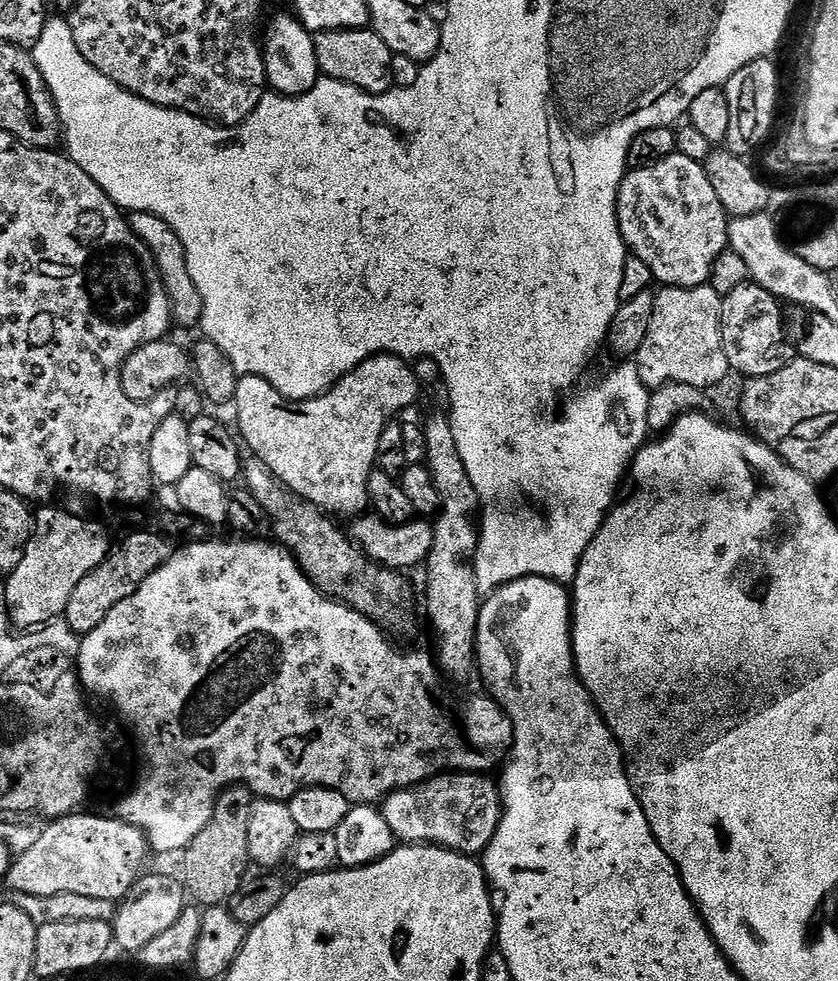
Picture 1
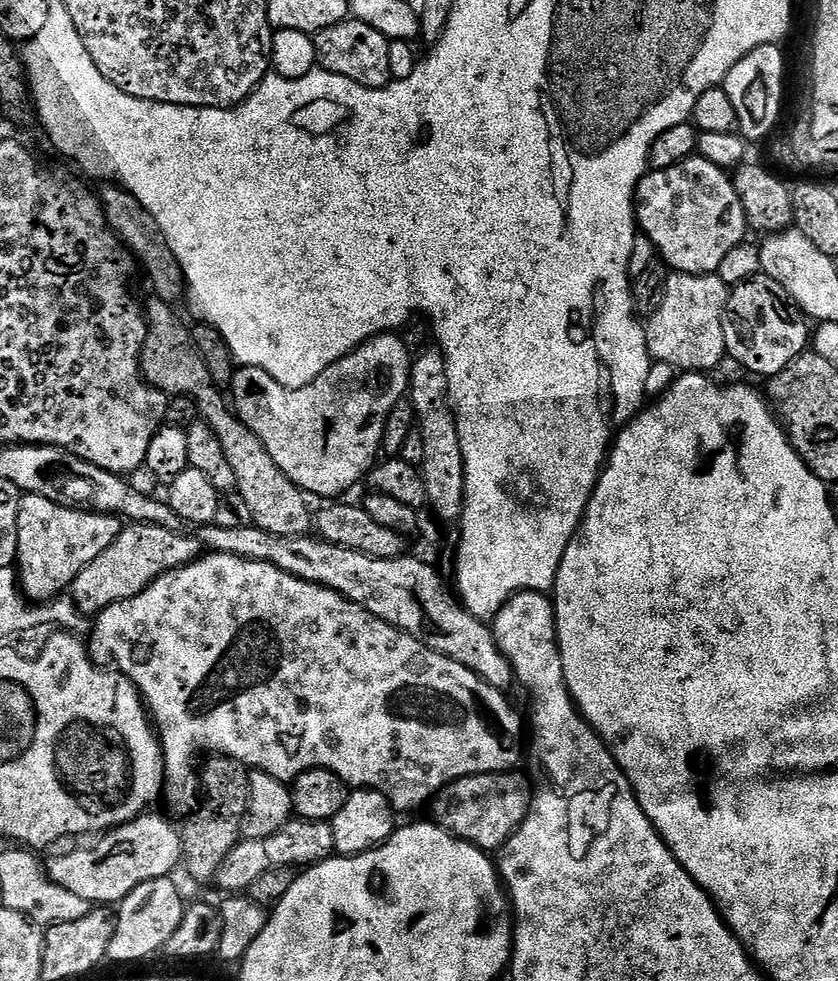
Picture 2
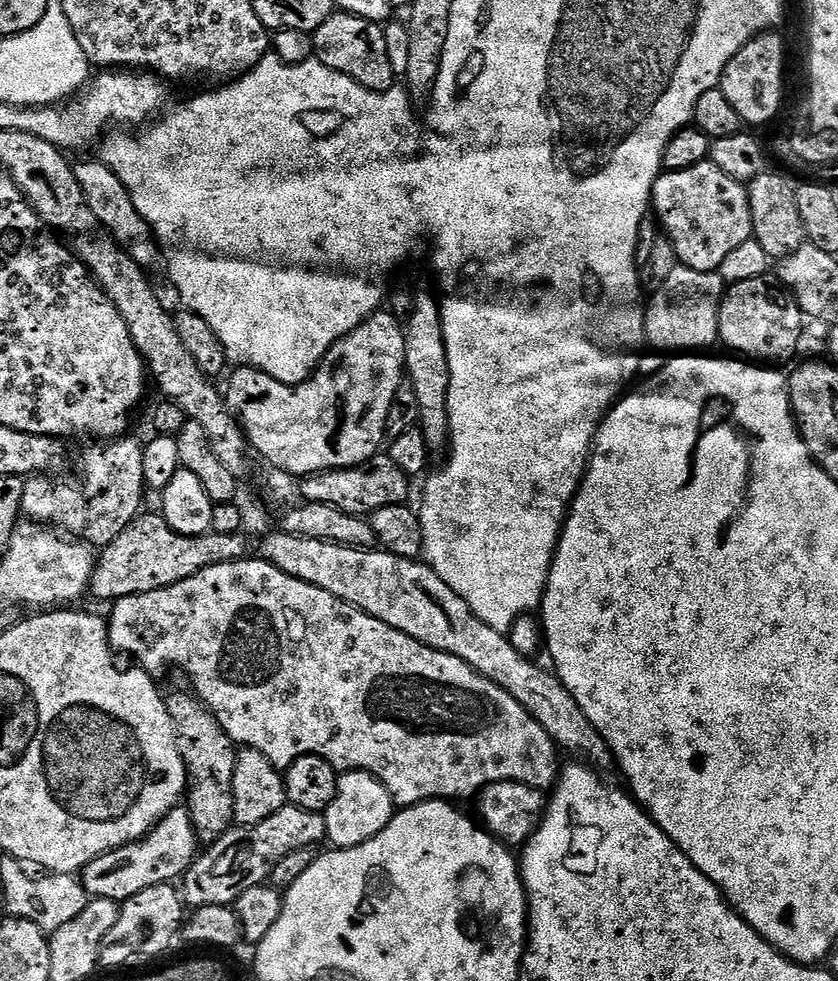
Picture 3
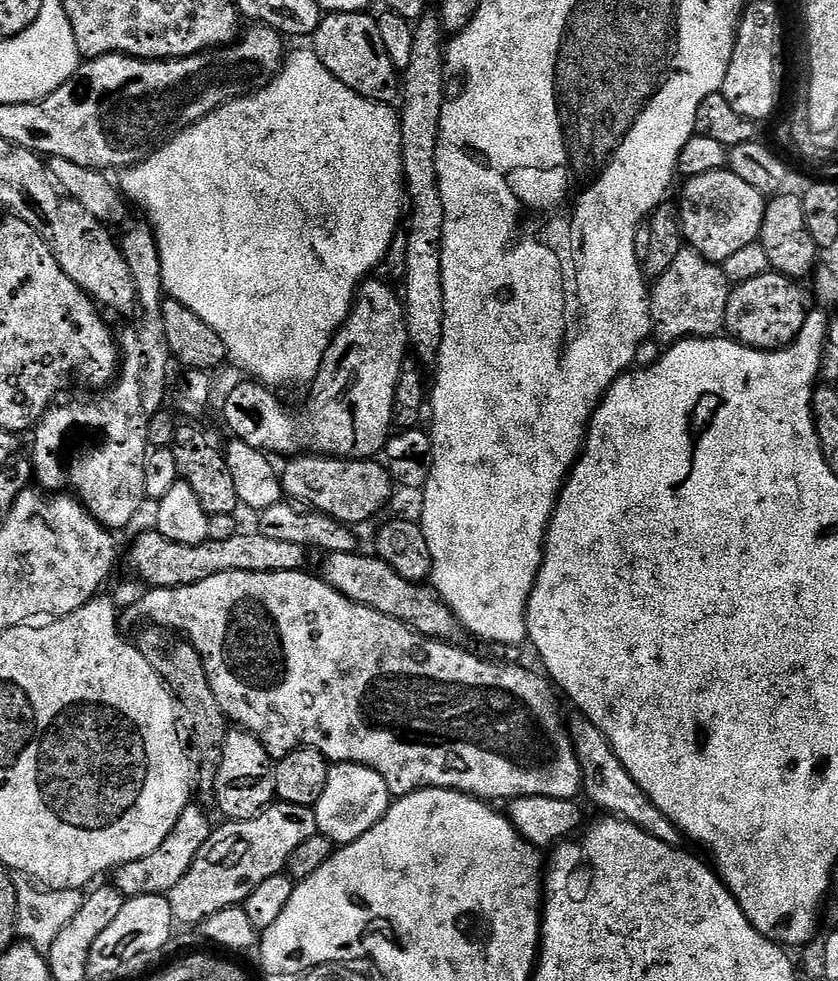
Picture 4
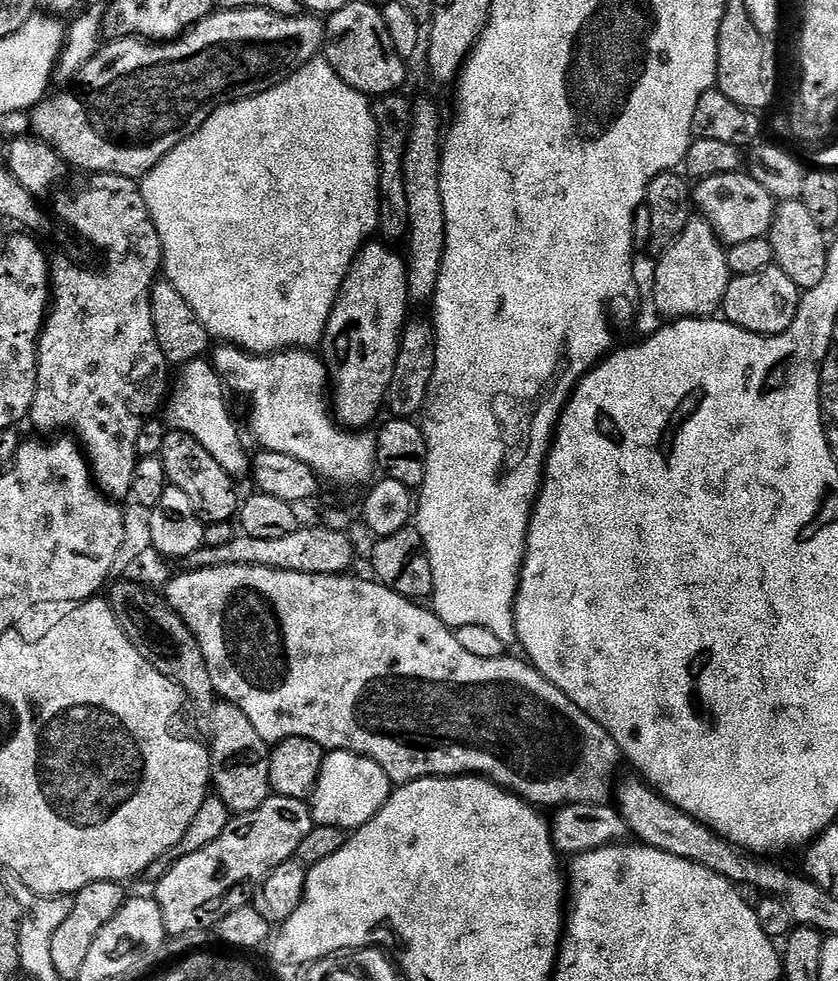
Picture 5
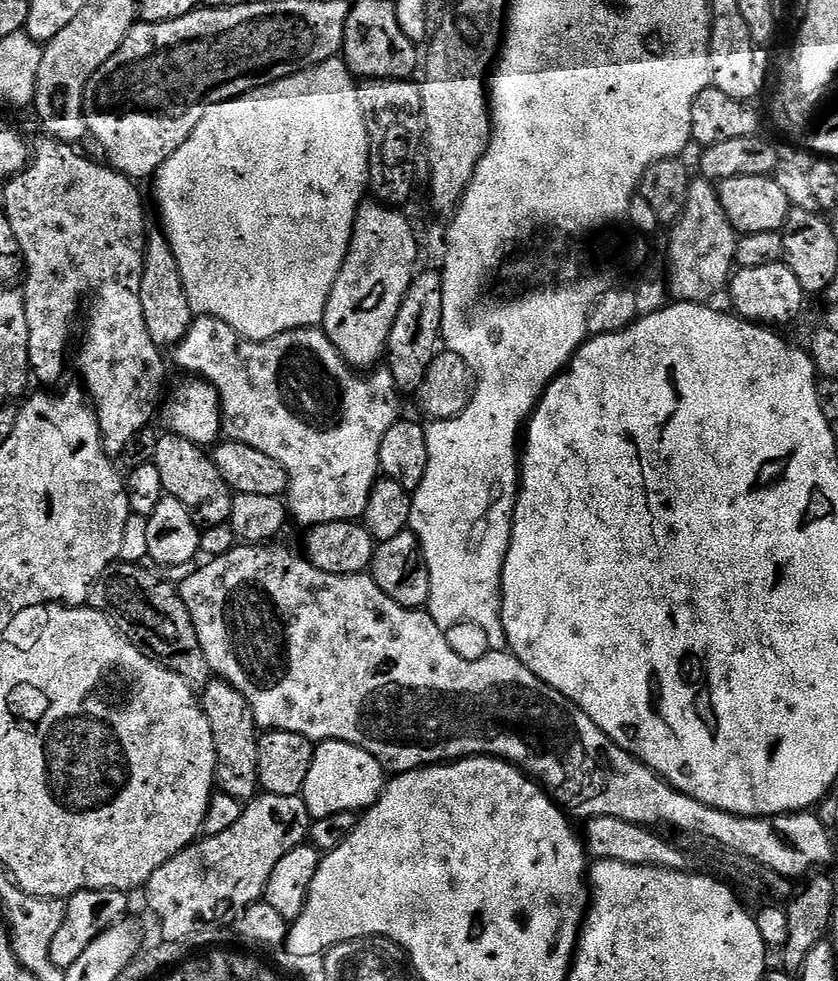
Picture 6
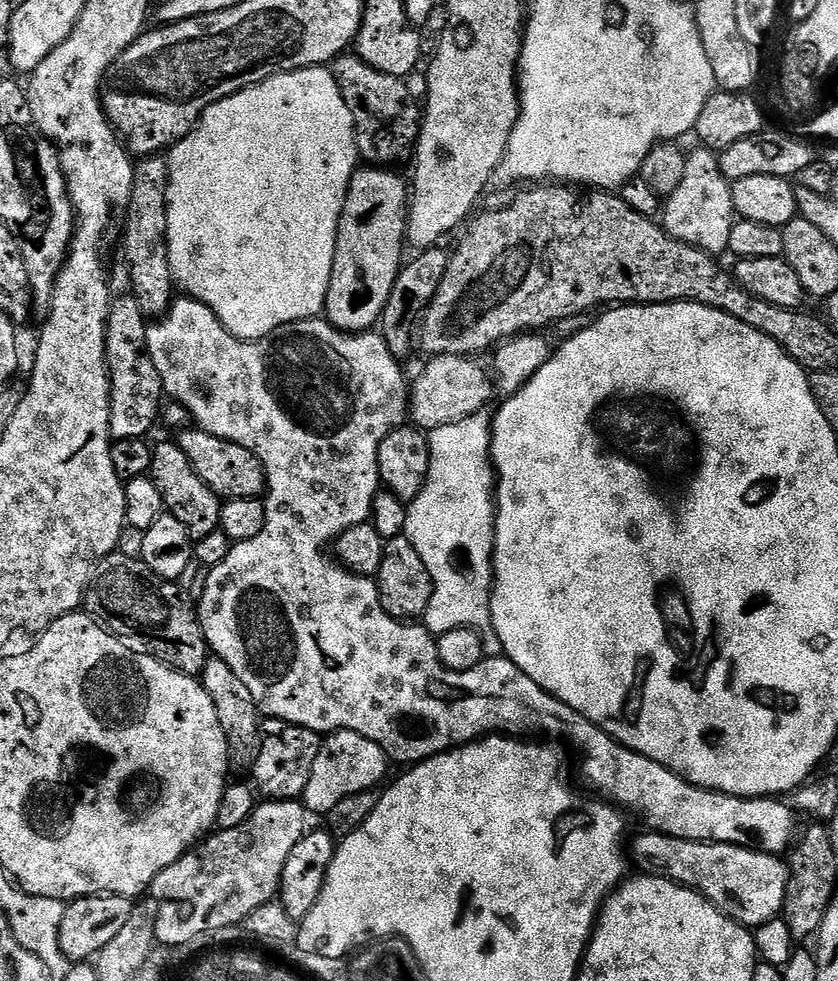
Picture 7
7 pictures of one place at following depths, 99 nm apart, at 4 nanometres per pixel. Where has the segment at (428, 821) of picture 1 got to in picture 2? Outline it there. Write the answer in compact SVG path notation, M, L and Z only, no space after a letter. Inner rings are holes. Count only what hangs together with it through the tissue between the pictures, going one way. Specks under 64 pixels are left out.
M519 771L491 772L467 776L447 784L442 793L444 820L442 827L453 836L468 840L475 848L492 854L503 848L507 840L520 829L532 807L533 789L519 776Z

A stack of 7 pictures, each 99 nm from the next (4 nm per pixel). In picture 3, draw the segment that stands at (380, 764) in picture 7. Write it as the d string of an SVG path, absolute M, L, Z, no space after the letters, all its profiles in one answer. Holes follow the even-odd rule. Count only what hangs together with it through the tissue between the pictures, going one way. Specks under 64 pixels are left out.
M346 772L337 779L337 784L334 800L322 814L324 834L333 849L353 848L386 830L394 815L394 805L390 790L379 778L369 772Z

